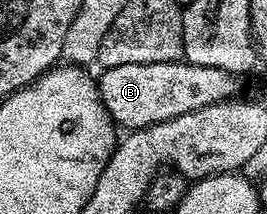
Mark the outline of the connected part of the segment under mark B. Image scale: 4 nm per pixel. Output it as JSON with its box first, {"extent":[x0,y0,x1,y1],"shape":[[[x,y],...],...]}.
{"extent":[97,61,241,131],"shape":[[[180,61],[178,63],[153,63],[153,64],[125,64],[125,65],[113,65],[112,67],[106,68],[102,72],[103,76],[98,76],[97,82],[99,84],[99,96],[101,101],[105,105],[105,109],[111,115],[111,120],[123,129],[130,129],[131,131],[139,131],[143,127],[149,125],[157,125],[161,121],[169,121],[170,119],[176,119],[181,117],[185,113],[193,113],[197,109],[205,109],[205,105],[217,105],[218,103],[225,103],[236,98],[235,95],[239,91],[239,83],[241,83],[240,76],[229,73],[225,69],[209,69],[209,65],[193,65],[186,61]]]}

